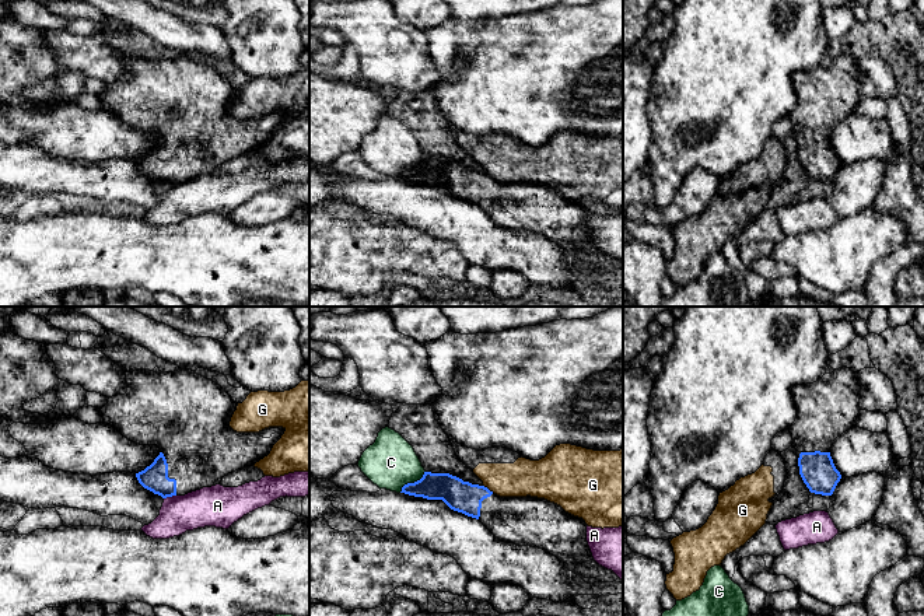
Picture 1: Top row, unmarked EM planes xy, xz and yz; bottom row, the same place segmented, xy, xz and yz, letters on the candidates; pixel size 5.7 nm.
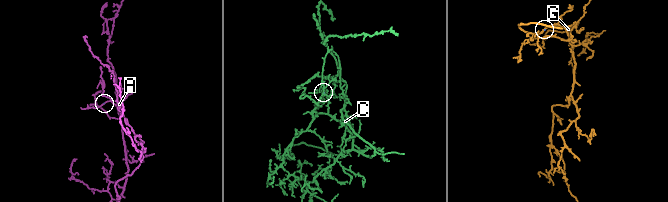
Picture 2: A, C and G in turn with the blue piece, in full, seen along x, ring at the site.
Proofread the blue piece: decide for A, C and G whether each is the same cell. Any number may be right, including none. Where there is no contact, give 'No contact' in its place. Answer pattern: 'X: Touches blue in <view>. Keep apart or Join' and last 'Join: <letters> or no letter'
A: Touches blue in xy. Keep apart
C: Touches blue in xz. Keep apart
G: Touches blue in xz. Keep apart
Join: no letter

